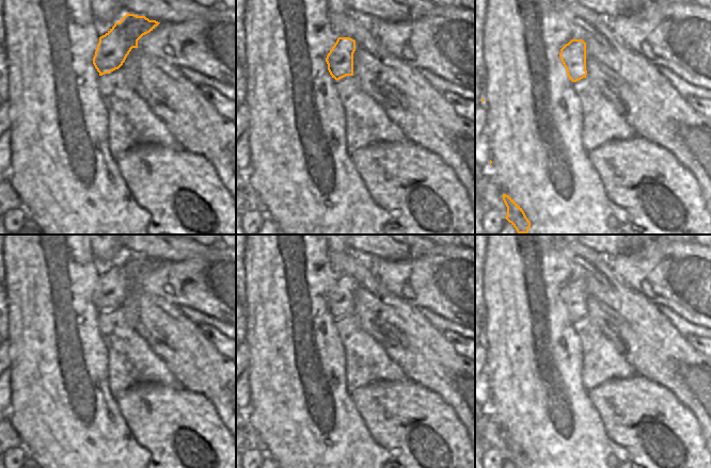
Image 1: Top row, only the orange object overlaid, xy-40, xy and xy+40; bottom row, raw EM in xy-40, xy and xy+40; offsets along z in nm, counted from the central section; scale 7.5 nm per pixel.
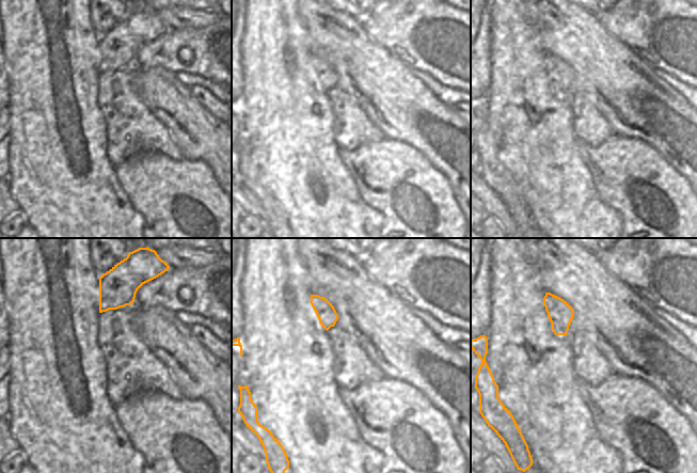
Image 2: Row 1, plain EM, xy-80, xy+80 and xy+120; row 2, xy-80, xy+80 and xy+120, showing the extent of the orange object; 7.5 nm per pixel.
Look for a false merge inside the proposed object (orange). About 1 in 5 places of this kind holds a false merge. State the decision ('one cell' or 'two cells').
one cell

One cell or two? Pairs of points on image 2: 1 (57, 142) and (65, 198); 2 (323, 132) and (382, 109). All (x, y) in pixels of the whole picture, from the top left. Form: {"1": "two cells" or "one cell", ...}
{"1": "one cell", "2": "two cells"}

